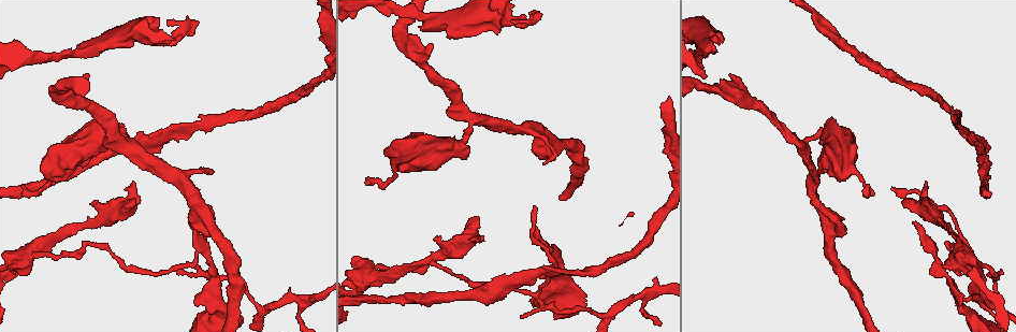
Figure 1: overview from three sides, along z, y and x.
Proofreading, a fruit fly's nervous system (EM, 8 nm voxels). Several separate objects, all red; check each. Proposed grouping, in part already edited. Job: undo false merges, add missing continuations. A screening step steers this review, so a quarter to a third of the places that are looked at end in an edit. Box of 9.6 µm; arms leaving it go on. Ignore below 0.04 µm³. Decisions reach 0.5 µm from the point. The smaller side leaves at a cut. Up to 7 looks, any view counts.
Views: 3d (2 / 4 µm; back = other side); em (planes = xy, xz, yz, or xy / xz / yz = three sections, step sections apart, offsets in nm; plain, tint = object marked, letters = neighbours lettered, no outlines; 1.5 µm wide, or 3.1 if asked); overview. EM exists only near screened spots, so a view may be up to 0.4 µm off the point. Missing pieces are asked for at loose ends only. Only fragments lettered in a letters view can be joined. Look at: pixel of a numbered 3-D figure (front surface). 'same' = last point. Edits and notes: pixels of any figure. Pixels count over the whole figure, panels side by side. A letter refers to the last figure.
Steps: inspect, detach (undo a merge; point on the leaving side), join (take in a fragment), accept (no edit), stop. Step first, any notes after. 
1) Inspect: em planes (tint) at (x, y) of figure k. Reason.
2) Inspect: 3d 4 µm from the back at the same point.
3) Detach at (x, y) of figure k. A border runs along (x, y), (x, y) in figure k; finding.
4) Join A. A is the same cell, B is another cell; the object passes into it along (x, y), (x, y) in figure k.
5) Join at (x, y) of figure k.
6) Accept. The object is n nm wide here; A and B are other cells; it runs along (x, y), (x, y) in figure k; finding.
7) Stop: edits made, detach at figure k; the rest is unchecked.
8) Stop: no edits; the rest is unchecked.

Inspect: em yz step 8 (letters) at (194, 303) of figure 1. Free end.

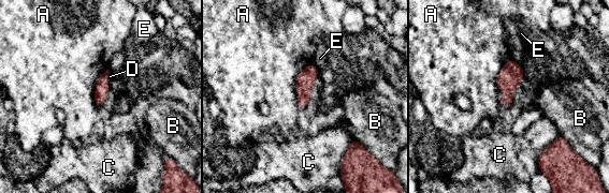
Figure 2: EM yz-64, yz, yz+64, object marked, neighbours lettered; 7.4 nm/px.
Accept. The longest contact is with A, 300 nm; A, B, C, D and E are other cells; none of them fits.

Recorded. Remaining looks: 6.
Inspect: em planes (tint) at (912, 224) of figure 1. Thin end.

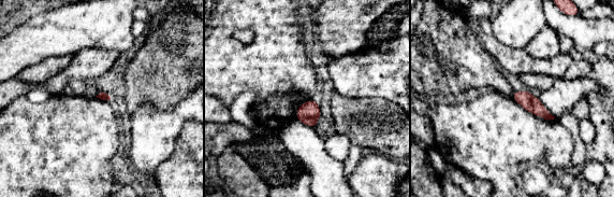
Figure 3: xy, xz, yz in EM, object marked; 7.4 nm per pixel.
Inspect: em planes (letters) at the same point. See the neighbours.

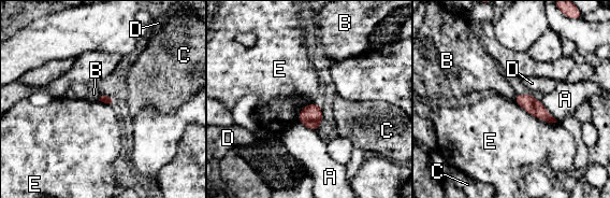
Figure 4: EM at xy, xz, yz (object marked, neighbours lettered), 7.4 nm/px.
Accept. A, B, C, D and E are other cells; a border runs along (513, 100), (532, 115), (556, 122) in figure 4; none of them fits.

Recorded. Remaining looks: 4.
Inspect: 3d 4 µm at (961, 258) of figure 1. Abrupt turn.

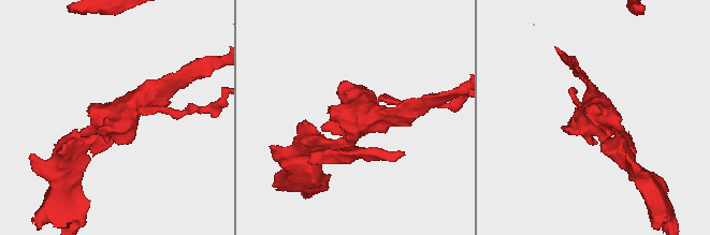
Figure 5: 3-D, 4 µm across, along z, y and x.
Inspect: em xy step 4 (tint) at (367, 110) of figure 5. Shape alone is not enough.

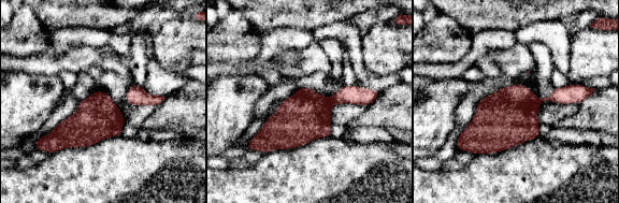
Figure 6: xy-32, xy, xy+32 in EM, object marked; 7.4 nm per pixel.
Inspect: em xy step 4 (letters) at the same point.

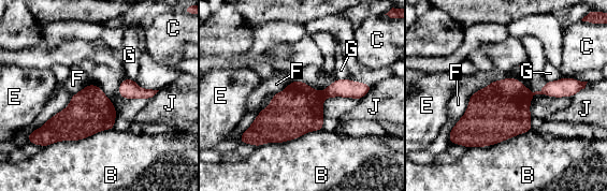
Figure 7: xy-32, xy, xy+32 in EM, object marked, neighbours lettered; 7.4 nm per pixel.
Detach at (345, 88) of figure 7. B, C, E, F, G and J are other cells; a border runs along (322, 92), (326, 97) in figure 7; a second neuron is stuck on.

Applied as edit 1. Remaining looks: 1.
Stop: edits made, detach at figure 7; the rest is unchecked.

